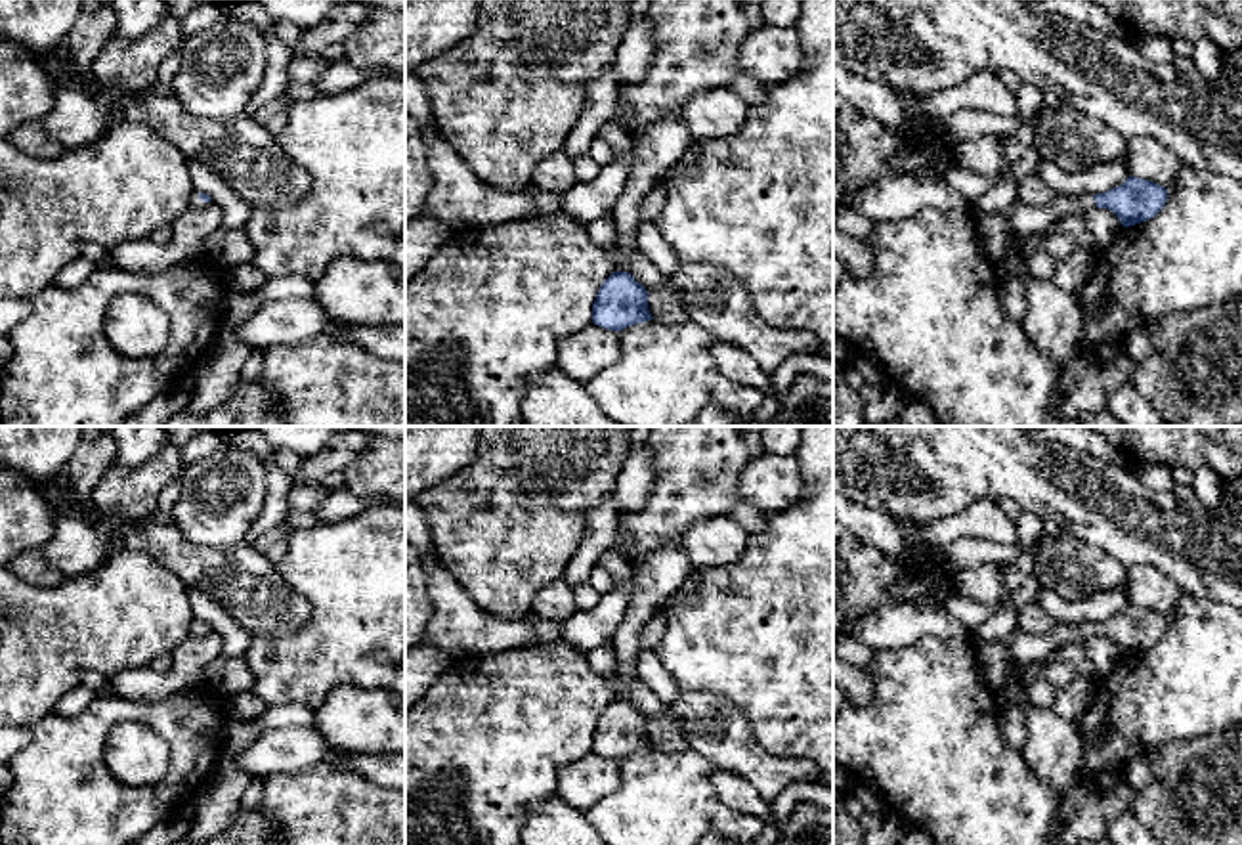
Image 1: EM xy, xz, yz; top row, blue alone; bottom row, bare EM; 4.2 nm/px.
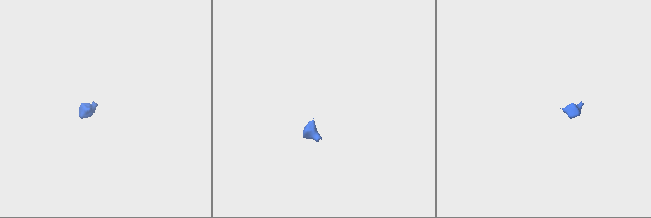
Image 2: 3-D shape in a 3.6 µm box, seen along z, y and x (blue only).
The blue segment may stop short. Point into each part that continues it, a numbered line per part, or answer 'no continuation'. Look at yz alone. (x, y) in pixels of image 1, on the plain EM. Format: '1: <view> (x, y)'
1: yz (1023, 647)

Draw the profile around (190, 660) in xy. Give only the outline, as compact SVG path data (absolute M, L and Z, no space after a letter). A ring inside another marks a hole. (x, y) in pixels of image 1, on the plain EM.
M210 631L203 639L187 637L172 652L172 667L159 675L149 665L134 667L111 679L117 696L136 702L157 702L174 692L195 688L206 665L222 656L222 637Z

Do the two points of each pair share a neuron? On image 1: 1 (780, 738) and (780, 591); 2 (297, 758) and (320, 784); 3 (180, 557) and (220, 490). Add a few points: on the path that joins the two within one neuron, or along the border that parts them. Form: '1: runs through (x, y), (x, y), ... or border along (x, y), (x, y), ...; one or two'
1: runs through (780, 702), (780, 628); one
2: border along (333, 765), (274, 771), (262, 777); two
3: border along (169, 519), (193, 543), (213, 547), (234, 545); two

